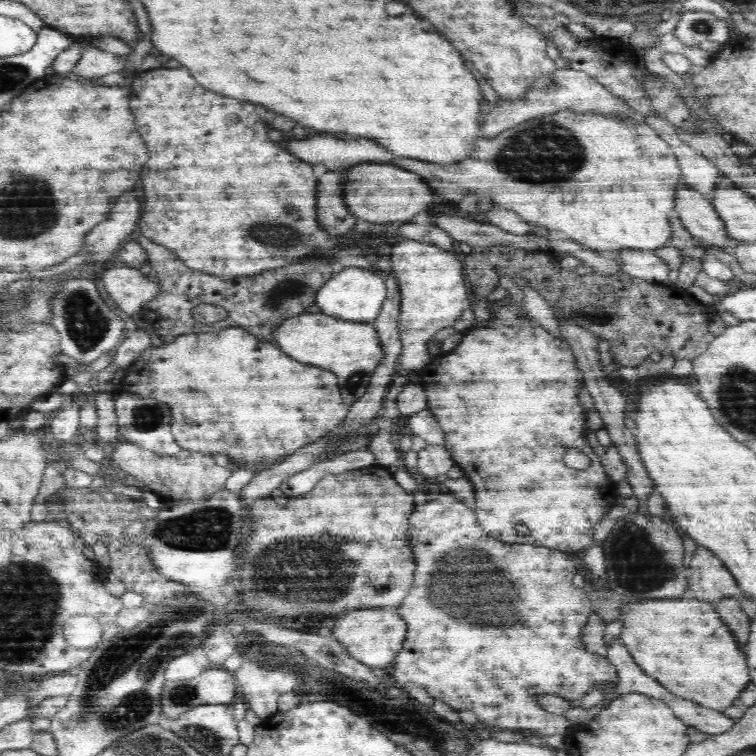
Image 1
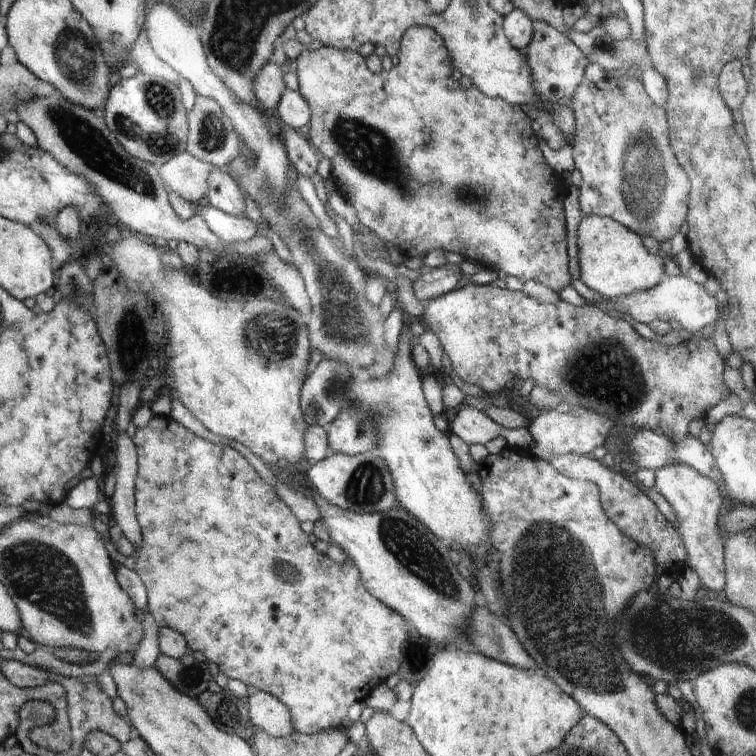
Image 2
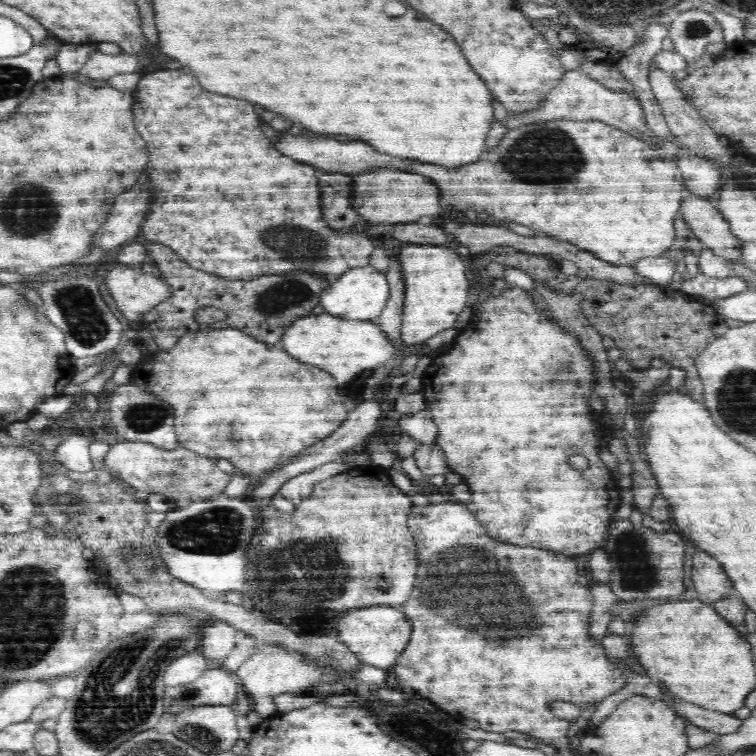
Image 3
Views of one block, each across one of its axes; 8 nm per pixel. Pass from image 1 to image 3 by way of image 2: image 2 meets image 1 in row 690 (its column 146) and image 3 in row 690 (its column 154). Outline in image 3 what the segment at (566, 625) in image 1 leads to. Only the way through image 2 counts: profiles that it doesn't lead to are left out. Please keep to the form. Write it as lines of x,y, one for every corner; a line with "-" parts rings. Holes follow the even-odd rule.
444,502
440,506
414,506
408,518
408,528
416,542
415,550
418,557
417,574
414,576
414,590
410,591
410,598
406,604
399,608
407,620
410,621
411,634
407,640
406,648
399,655
395,666
391,669
396,675
400,686
411,688
422,698
428,699
437,708
462,722
462,718
471,718
479,723
479,728
486,732
503,734
508,731
524,733
530,737
539,738
544,743
553,745
556,740
564,740
571,726
567,721
556,718
550,709
550,703
555,701
568,702
575,705
582,703
602,703
607,697
618,693
625,688
627,681
624,674
615,666
600,641
590,637
588,624
593,596
591,589
580,585
576,564
566,558
564,554
540,548
526,548
526,546
512,546
494,542
486,530
482,530
482,523
468,512
462,504

